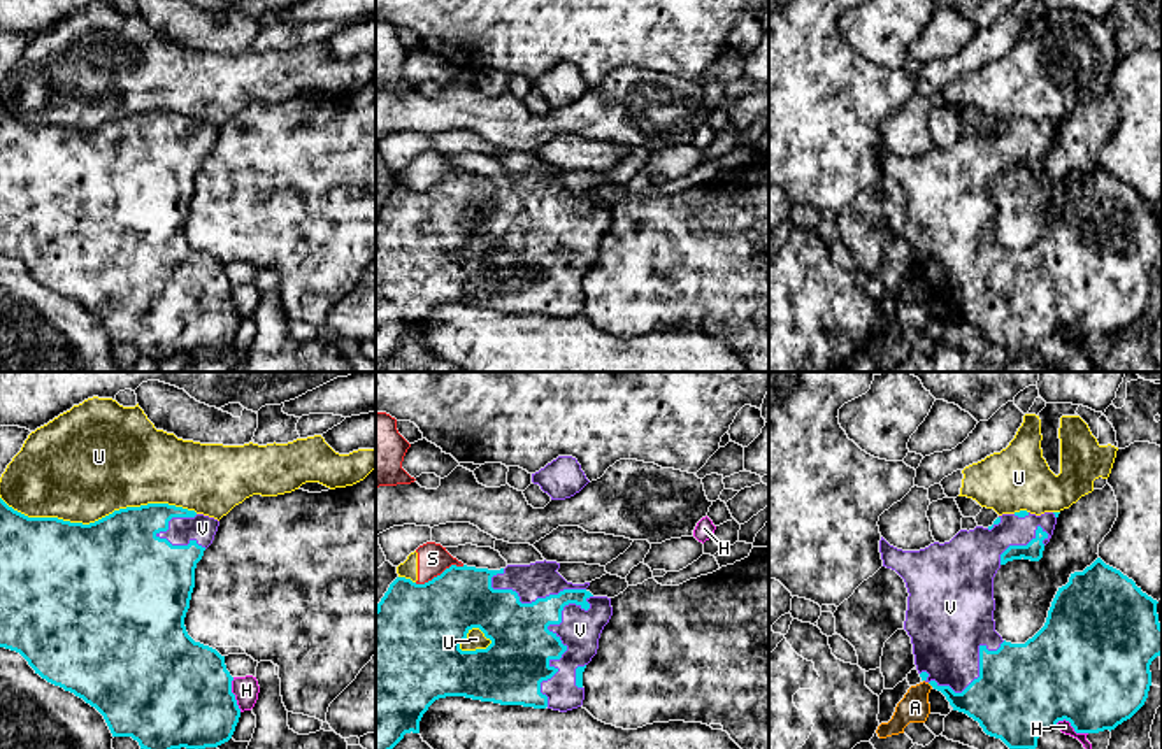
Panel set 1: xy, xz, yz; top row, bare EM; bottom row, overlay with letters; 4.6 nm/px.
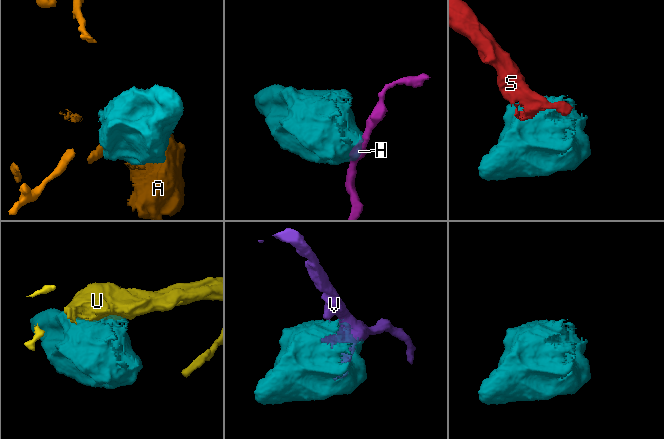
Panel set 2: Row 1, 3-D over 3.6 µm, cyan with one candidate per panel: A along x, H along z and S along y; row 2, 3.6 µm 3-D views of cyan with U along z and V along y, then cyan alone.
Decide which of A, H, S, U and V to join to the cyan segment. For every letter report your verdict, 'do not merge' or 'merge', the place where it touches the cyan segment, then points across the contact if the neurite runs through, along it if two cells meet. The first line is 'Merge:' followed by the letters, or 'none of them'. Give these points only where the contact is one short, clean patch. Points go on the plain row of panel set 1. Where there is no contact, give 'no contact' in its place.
Merge: V
A: do not merge | yz (931, 292) | along yz (927, 290), (932, 293)
H: do not merge | yz (1071, 332)
S: do not merge | xz (441, 181) | along xz (464, 172), (450, 172), (430, 186), (415, 190)
U: do not merge | xy (99, 127)
V: merge | xz (559, 246)

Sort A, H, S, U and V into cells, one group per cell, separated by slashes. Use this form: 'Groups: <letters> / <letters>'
Groups: A / H / S U / V

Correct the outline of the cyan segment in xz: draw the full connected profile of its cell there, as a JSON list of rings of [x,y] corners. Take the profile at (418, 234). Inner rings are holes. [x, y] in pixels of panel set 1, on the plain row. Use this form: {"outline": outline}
{"outline": [[[535,168],[530,172],[507,172],[500,177],[476,175],[476,174],[456,174],[451,172],[441,182],[434,184],[425,191],[416,191],[411,186],[397,184],[376,216],[376,367],[391,358],[405,340],[420,340],[420,328],[428,314],[446,303],[465,303],[481,309],[493,309],[500,312],[523,312],[534,316],[553,316],[567,319],[583,312],[585,295],[583,279],[592,265],[597,261],[599,246],[604,233],[613,223],[611,205],[593,203],[585,191],[567,189],[556,177],[560,170],[556,168]],[[472,235],[479,235],[491,251],[486,256],[462,258],[460,251],[467,246]]]}

